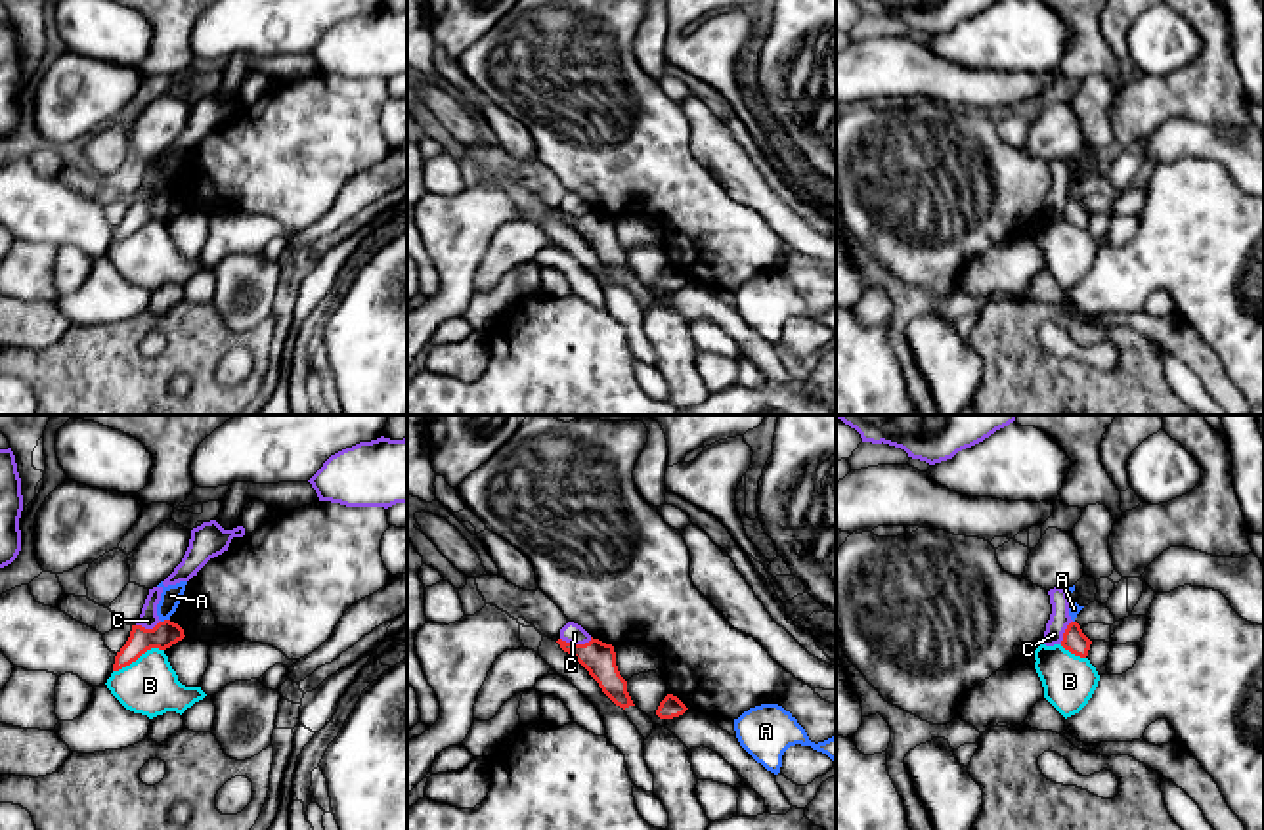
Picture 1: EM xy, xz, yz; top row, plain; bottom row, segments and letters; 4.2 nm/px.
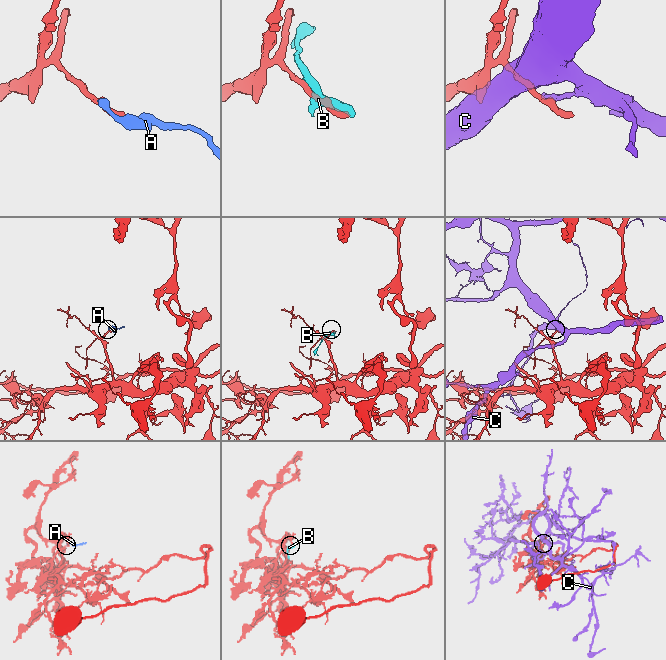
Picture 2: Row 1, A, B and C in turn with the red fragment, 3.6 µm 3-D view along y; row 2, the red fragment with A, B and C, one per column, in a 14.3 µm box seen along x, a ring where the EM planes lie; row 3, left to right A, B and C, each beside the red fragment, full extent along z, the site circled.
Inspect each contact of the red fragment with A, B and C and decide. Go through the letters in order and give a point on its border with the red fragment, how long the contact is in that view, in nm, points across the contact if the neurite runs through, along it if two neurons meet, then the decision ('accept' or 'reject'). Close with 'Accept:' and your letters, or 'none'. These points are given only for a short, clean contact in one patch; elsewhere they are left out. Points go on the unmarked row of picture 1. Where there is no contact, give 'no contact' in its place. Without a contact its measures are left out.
A: xy (165, 192) | 40 nm | reject
B: xy (138, 228) | 240 nm | reject
C: xz (576, 217) | 140 nm | reject
Accept: none

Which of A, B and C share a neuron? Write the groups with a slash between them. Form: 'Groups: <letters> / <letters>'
Groups: A / B / C

